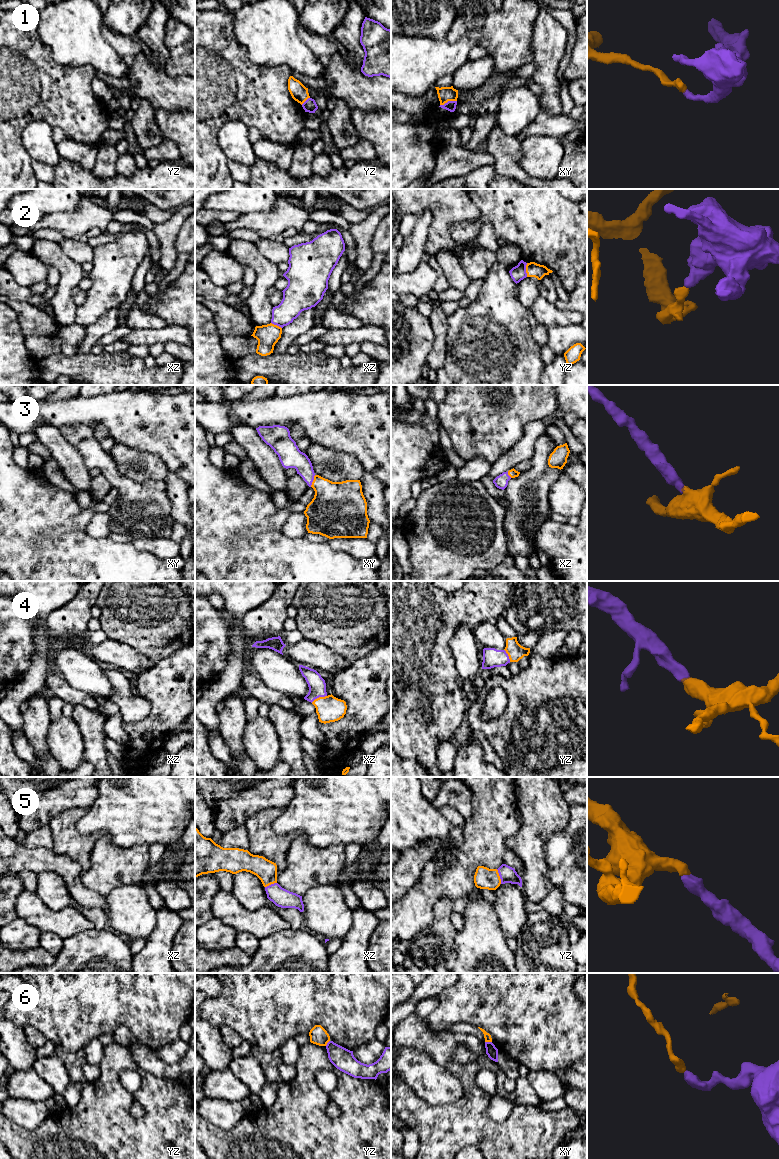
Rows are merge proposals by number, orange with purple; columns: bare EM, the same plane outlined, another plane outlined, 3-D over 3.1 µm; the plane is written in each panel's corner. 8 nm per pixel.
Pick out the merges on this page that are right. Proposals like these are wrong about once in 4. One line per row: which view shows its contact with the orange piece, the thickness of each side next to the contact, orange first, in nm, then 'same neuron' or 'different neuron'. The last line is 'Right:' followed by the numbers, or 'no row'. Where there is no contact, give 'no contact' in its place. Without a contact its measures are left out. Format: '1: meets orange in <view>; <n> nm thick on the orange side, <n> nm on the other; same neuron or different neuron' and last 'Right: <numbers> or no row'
1: meets orange in xy; 120 nm thick on the orange side, 80 nm on the other; different neuron
2: meets orange in yz; 120 nm thick on the orange side, 120 nm on the other; different neuron
3: meets orange in xy; 360 nm thick on the orange side, 160 nm on the other; same neuron
4: meets orange in xz; 200 nm thick on the orange side, 140 nm on the other; same neuron
5: meets orange in yz; 170 nm thick on the orange side, 130 nm on the other; same neuron
6: meets orange in xy; 60 nm thick on the orange side, 90 nm on the other; different neuron
Right: 3, 4, 5

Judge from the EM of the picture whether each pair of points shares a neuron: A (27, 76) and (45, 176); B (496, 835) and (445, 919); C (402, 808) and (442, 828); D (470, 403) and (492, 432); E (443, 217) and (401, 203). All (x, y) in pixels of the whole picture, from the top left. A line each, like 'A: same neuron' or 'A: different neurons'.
A: different neurons
B: different neurons
C: same neuron
D: same neuron
E: same neuron

